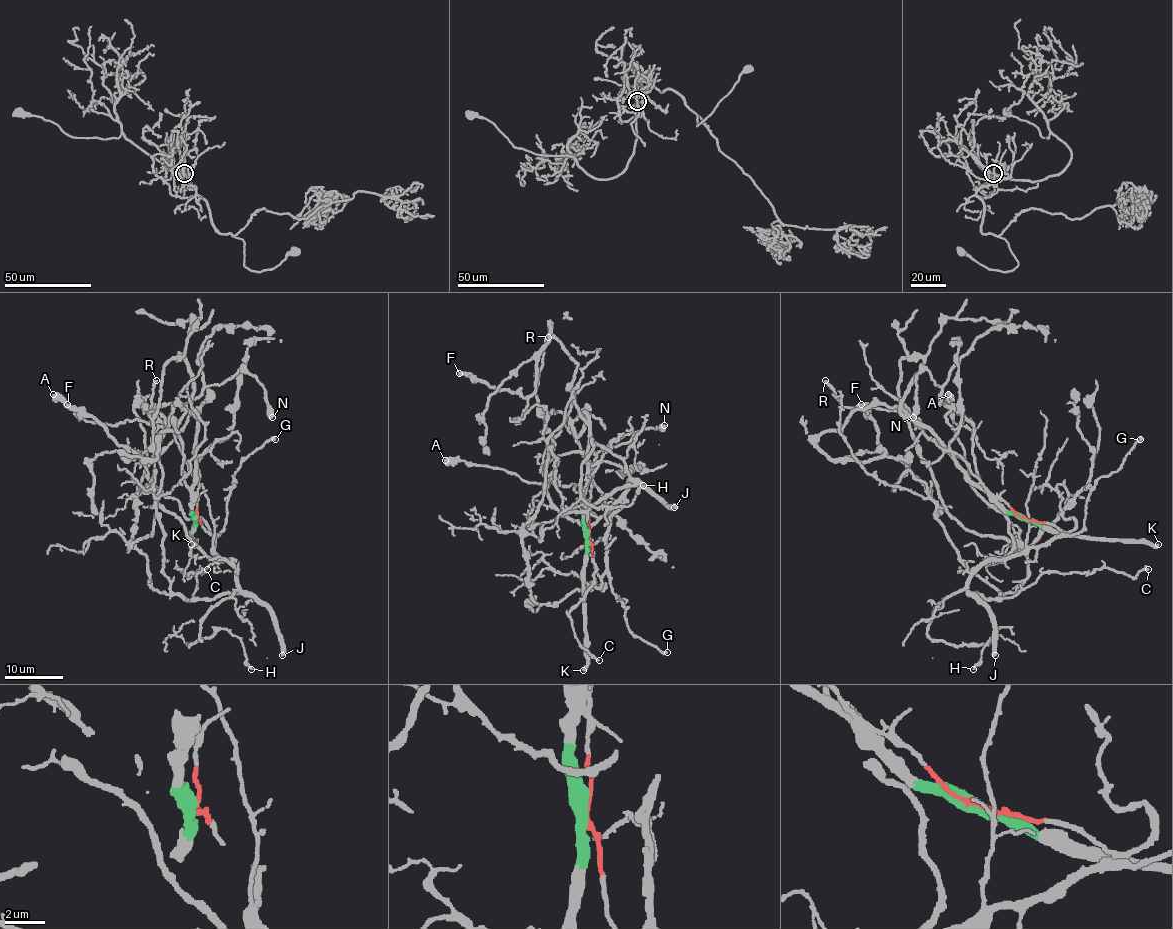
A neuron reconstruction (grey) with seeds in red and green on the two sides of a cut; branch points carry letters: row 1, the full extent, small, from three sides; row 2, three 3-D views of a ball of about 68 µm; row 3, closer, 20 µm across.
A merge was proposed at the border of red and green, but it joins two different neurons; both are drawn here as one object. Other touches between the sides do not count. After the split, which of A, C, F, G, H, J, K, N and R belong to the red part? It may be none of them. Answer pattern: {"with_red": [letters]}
{"with_red": ["C", "G", "H", "J"]}

